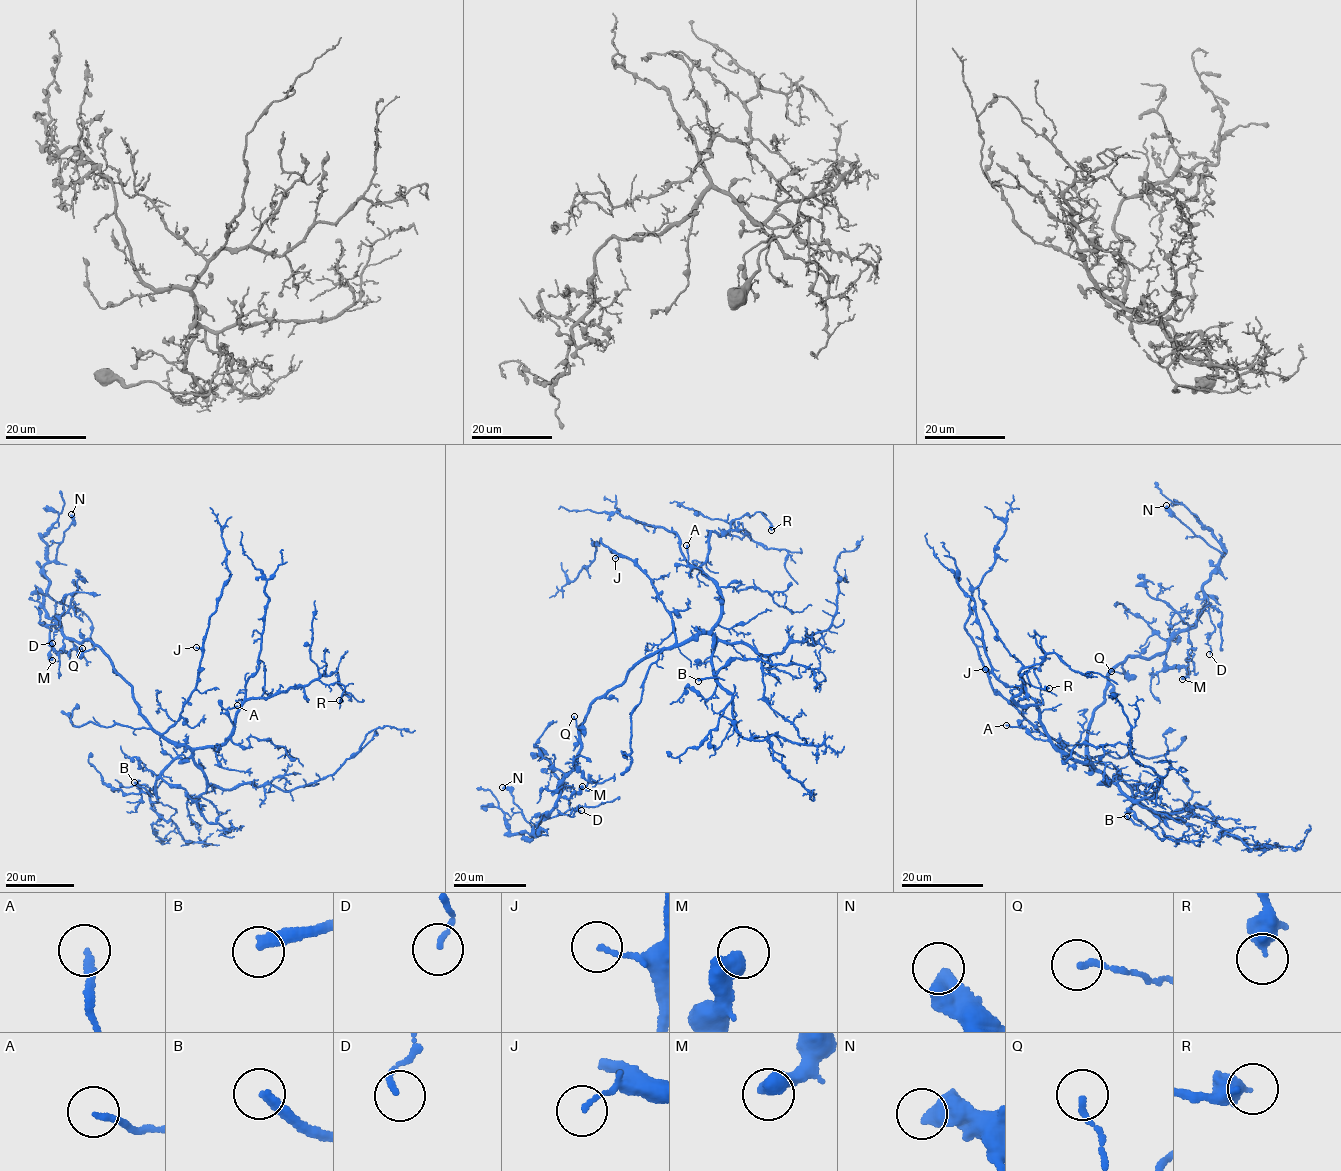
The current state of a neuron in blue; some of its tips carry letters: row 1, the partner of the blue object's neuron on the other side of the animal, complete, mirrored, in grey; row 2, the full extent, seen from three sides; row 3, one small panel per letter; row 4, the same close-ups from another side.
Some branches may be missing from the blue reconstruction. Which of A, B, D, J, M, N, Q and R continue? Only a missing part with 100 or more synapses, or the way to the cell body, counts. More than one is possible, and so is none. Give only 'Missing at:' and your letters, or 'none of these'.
Missing at: B

